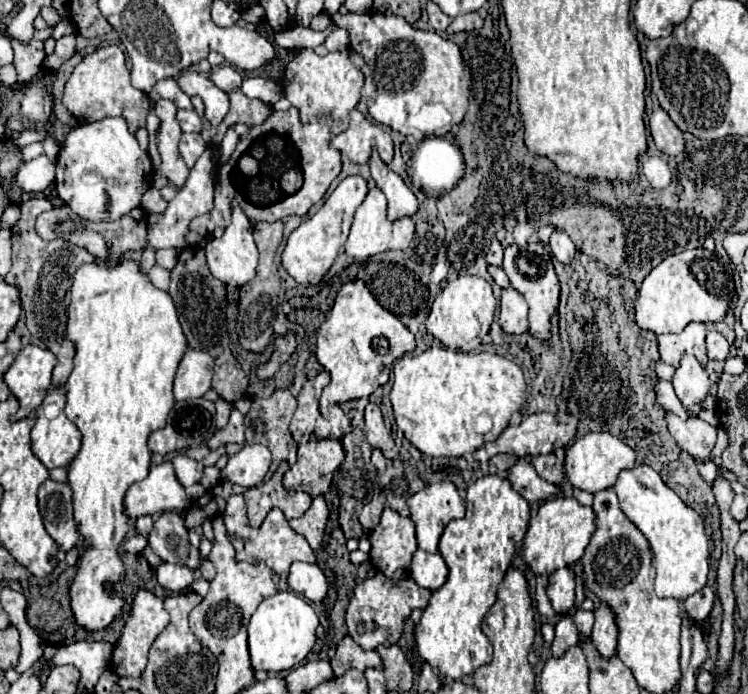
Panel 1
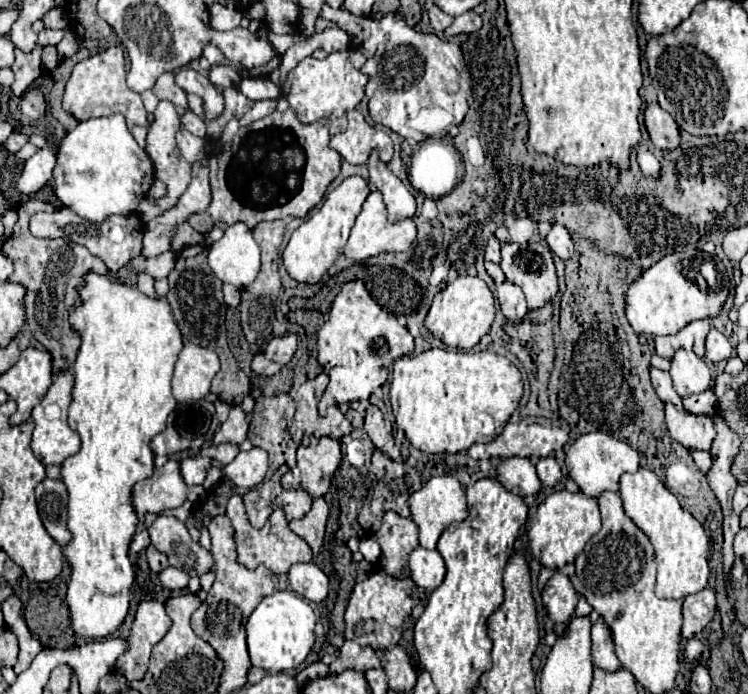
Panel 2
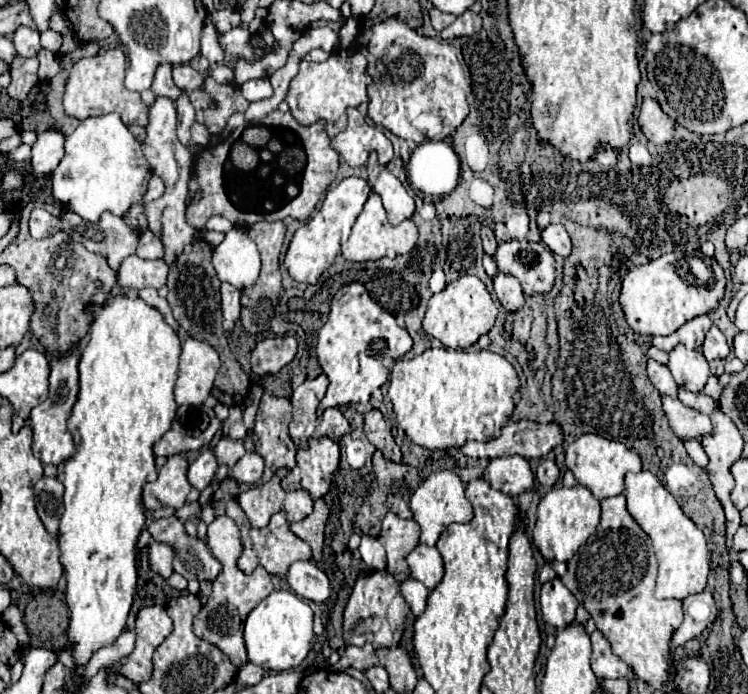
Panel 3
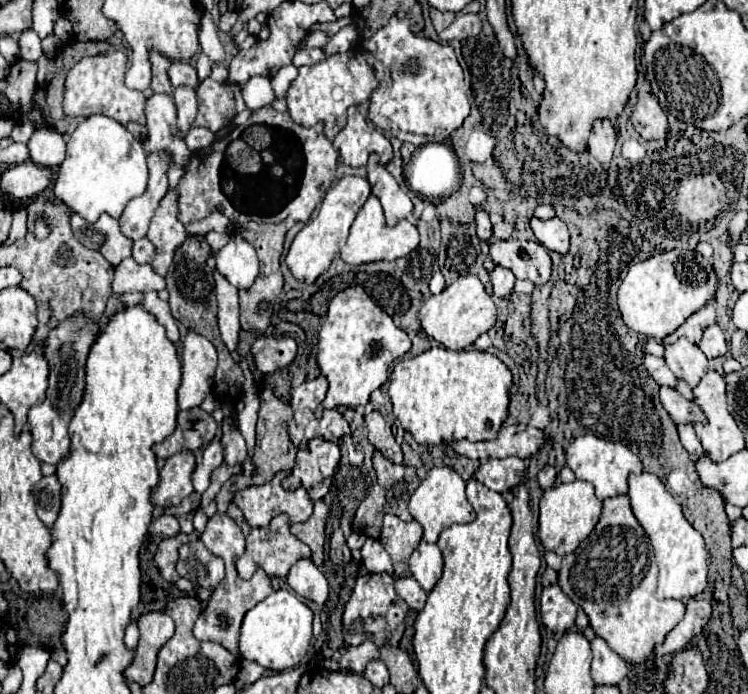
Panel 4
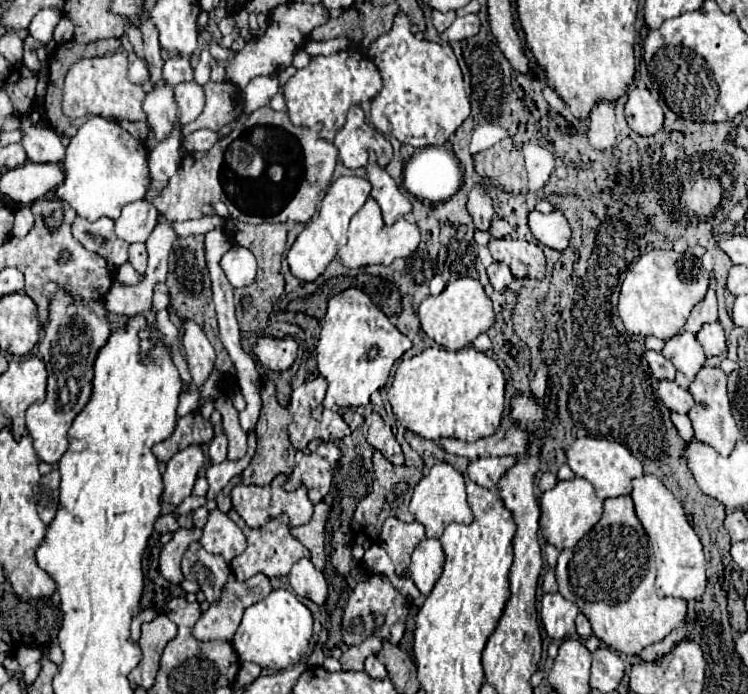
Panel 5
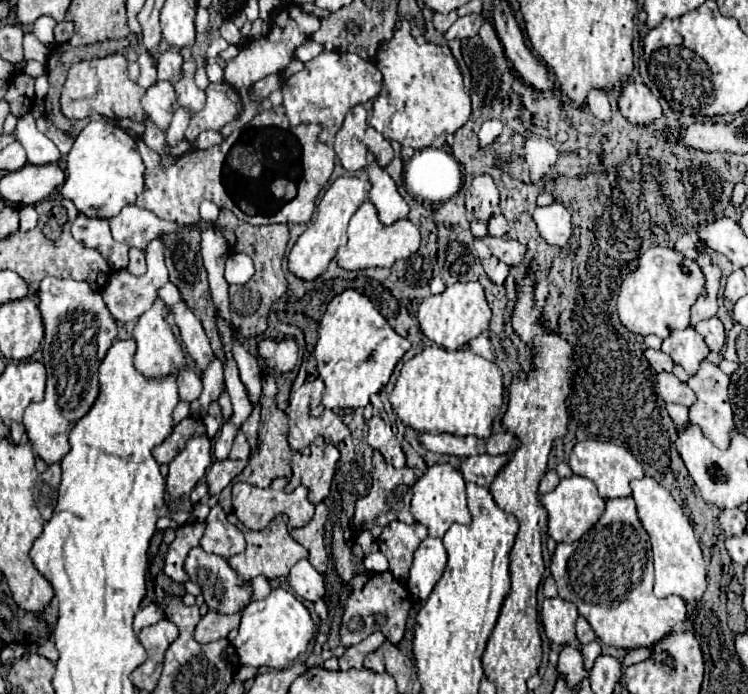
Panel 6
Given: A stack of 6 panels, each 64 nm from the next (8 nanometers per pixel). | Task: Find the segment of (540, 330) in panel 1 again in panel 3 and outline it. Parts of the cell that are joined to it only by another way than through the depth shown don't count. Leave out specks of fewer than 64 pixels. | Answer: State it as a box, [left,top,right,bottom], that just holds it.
[494,242,554,296]

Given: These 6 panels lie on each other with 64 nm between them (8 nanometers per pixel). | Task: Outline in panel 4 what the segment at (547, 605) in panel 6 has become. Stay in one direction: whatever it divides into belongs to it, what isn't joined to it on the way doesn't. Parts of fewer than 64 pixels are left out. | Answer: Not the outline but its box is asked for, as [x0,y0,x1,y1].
[540,586,578,636]

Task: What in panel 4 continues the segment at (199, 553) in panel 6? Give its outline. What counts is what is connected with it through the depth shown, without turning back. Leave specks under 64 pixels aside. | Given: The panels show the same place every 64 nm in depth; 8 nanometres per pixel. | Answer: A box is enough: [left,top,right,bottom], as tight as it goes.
[176,540,224,592]

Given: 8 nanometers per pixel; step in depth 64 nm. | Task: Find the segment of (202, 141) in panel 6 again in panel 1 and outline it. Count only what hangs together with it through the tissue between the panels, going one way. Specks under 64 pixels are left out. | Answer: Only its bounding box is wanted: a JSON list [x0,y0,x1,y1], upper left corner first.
[176,110,202,132]

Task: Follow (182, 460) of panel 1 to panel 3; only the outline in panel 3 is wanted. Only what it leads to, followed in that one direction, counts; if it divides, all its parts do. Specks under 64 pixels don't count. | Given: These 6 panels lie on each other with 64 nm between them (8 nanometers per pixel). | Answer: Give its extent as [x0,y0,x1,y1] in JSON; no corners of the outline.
[188,446,218,490]

